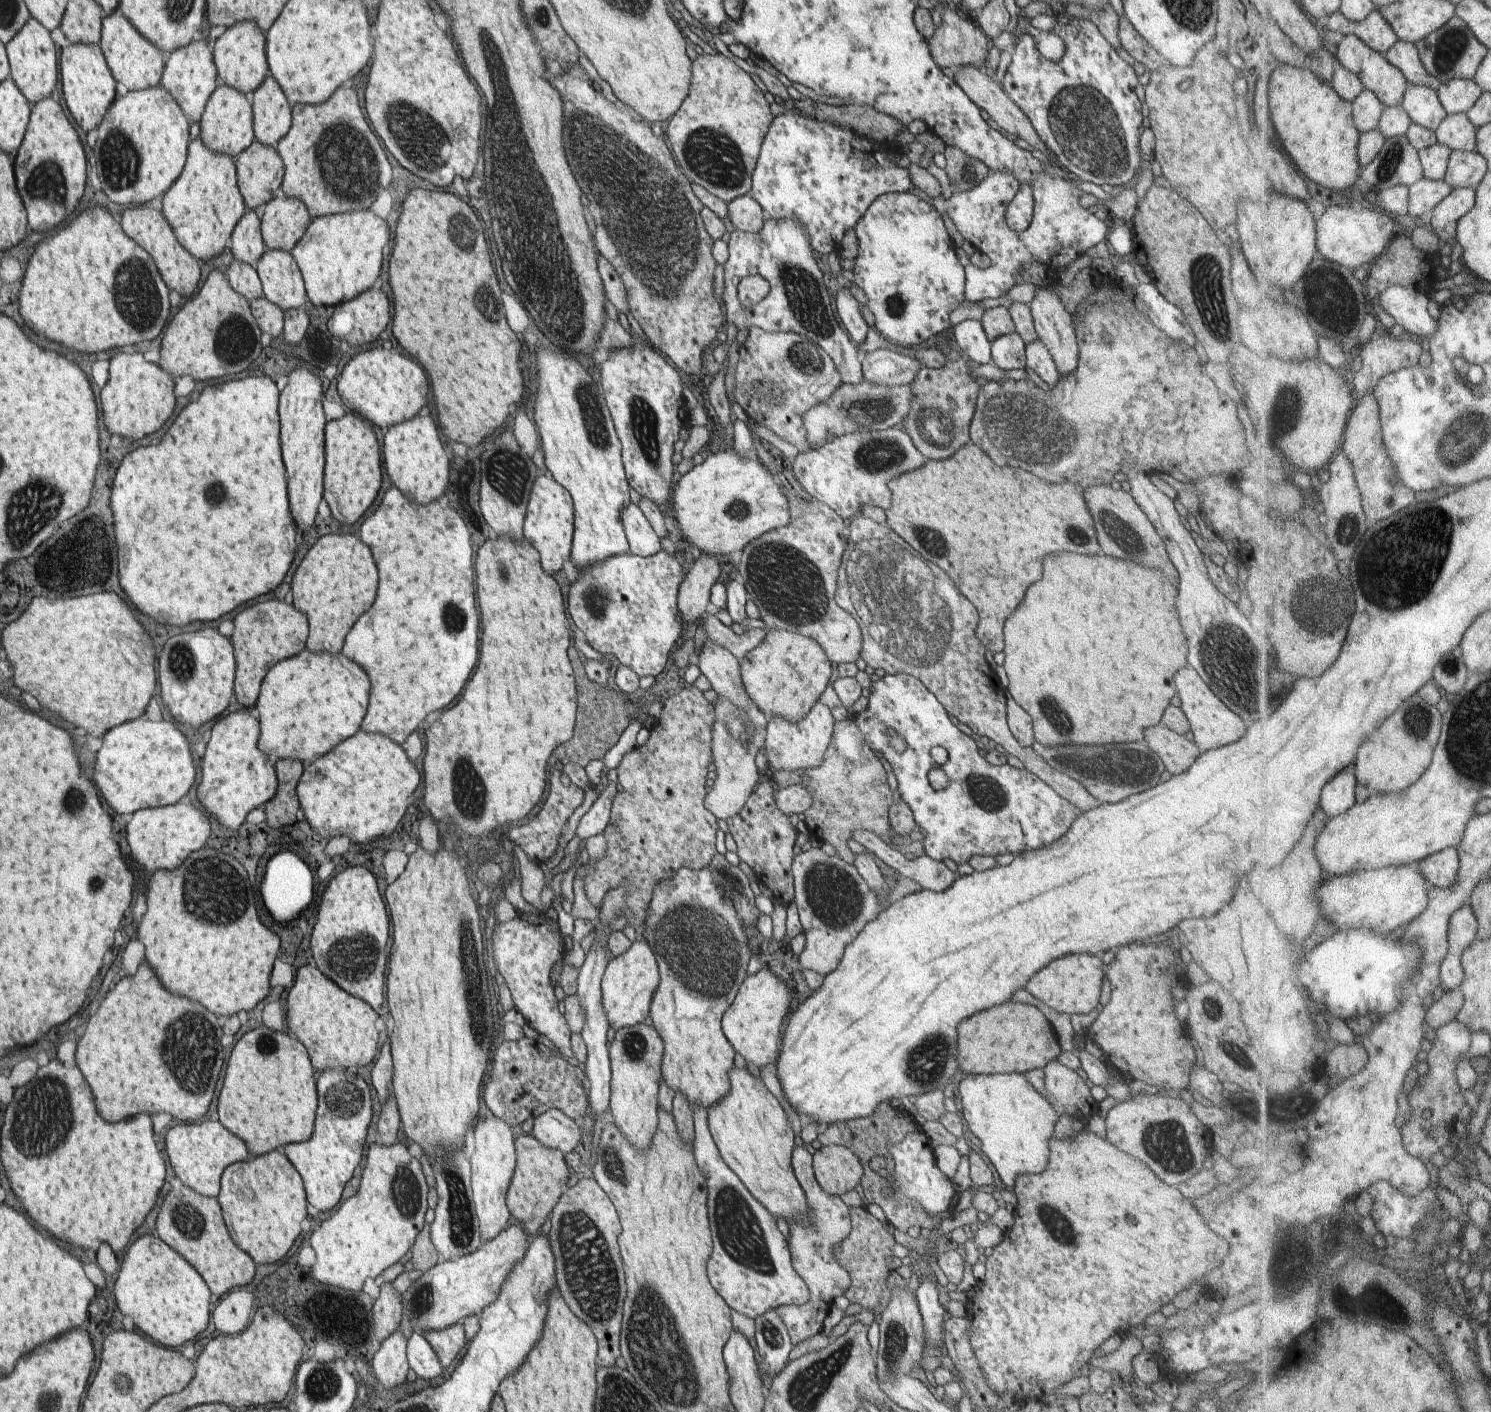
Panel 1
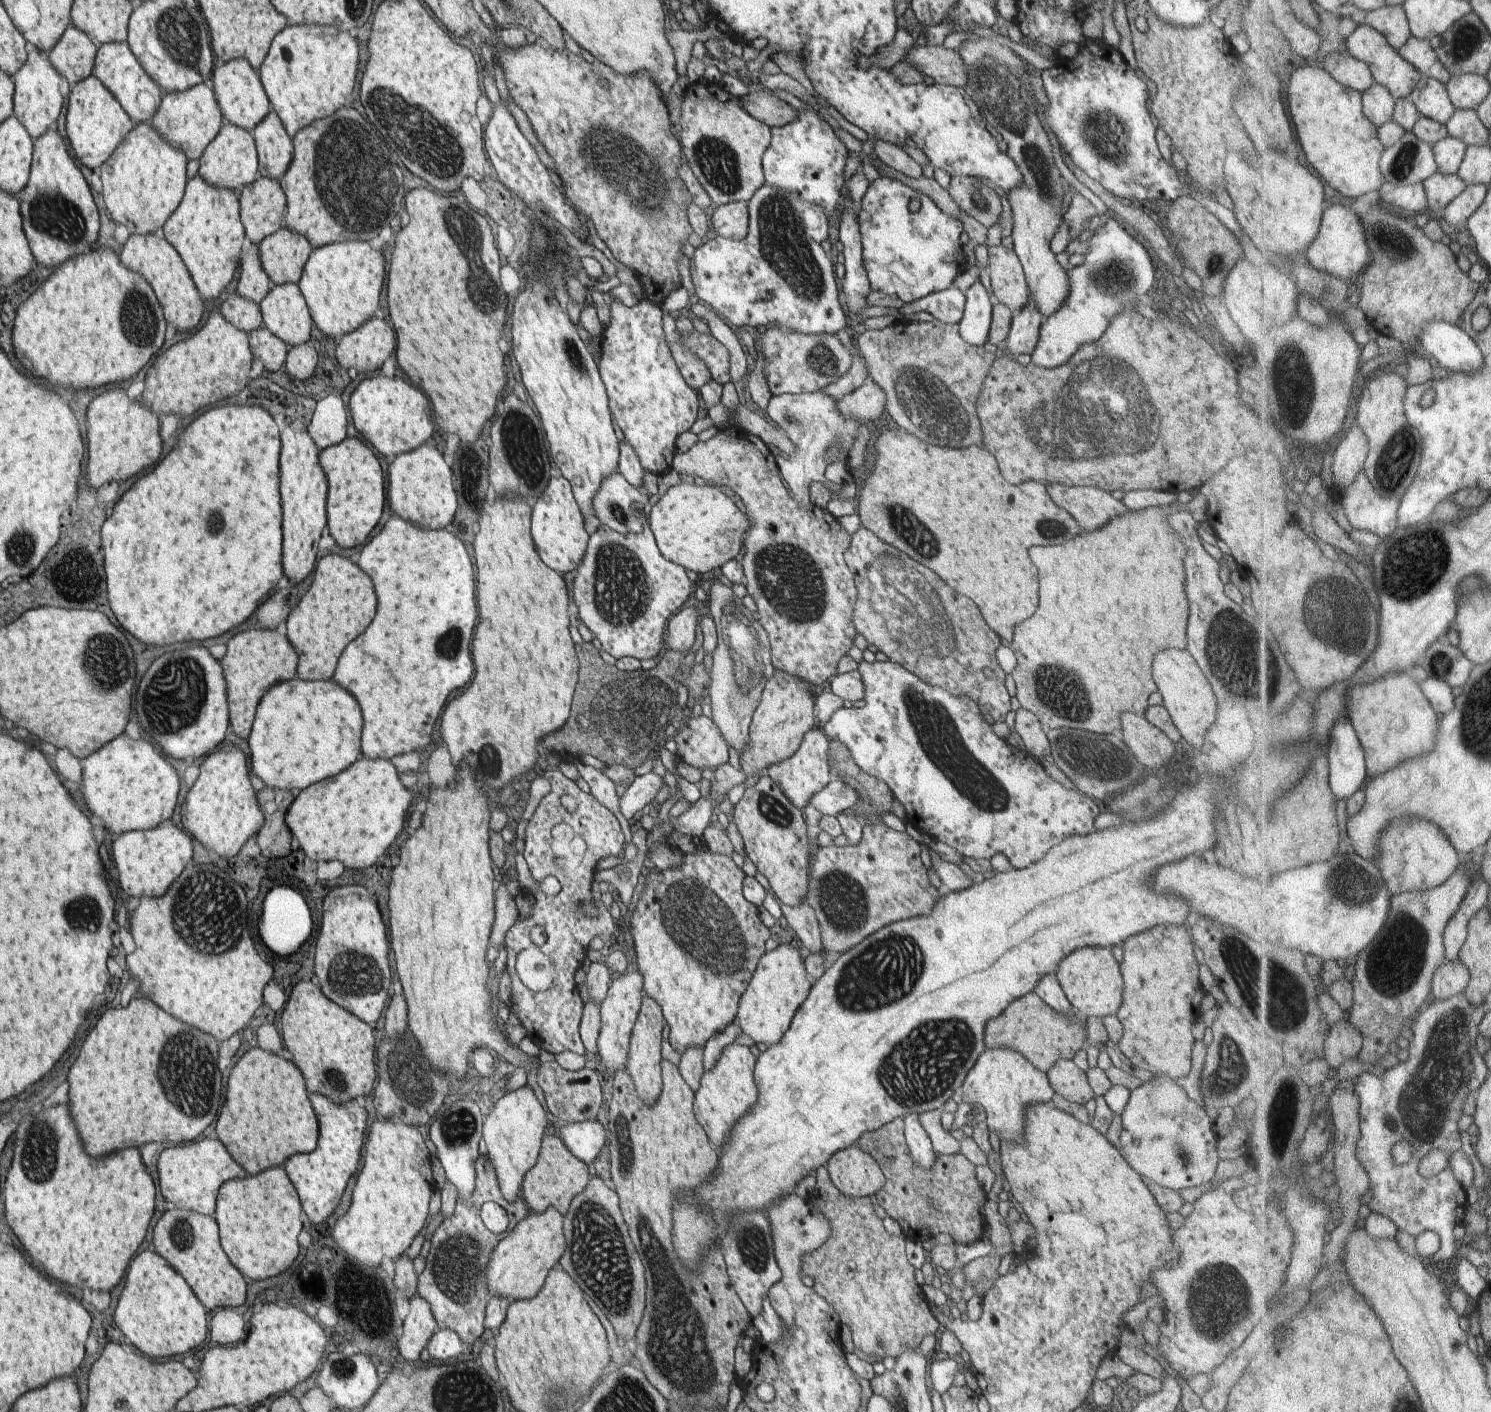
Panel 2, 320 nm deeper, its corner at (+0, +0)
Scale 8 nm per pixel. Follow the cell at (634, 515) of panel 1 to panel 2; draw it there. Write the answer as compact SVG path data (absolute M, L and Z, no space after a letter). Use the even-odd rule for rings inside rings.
M616 470L600 484L592 506L601 525L629 534L643 531L645 522L639 507L645 502L645 493L631 486Z

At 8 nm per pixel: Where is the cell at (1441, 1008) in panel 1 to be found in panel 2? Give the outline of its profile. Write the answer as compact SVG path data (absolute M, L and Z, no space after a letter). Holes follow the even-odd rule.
M1462 960L1448 961L1446 965L1439 968L1435 976L1434 996L1447 999L1466 992L1473 979L1472 969Z

